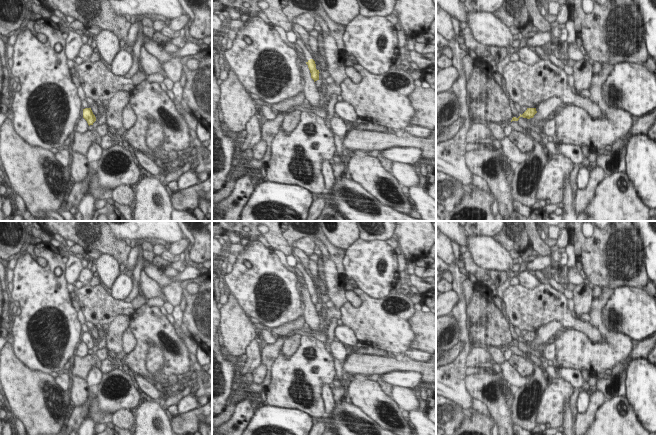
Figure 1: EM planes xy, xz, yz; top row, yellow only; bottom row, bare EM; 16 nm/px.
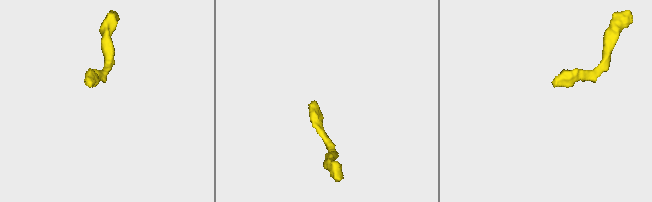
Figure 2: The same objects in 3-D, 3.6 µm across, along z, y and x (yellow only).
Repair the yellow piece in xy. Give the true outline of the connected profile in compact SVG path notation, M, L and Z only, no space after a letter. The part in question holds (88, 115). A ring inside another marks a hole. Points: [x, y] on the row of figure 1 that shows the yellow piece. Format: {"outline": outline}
{"outline": "M91 108L83 109L83 118L87 121L89 126L93 125L93 123L96 121L96 117L93 114Z"}

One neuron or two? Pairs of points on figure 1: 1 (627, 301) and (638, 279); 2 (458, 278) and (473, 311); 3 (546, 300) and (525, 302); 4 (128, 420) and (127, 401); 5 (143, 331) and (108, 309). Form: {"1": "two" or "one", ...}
{"1": "two", "2": "two", "3": "one", "4": "two", "5": "two"}

